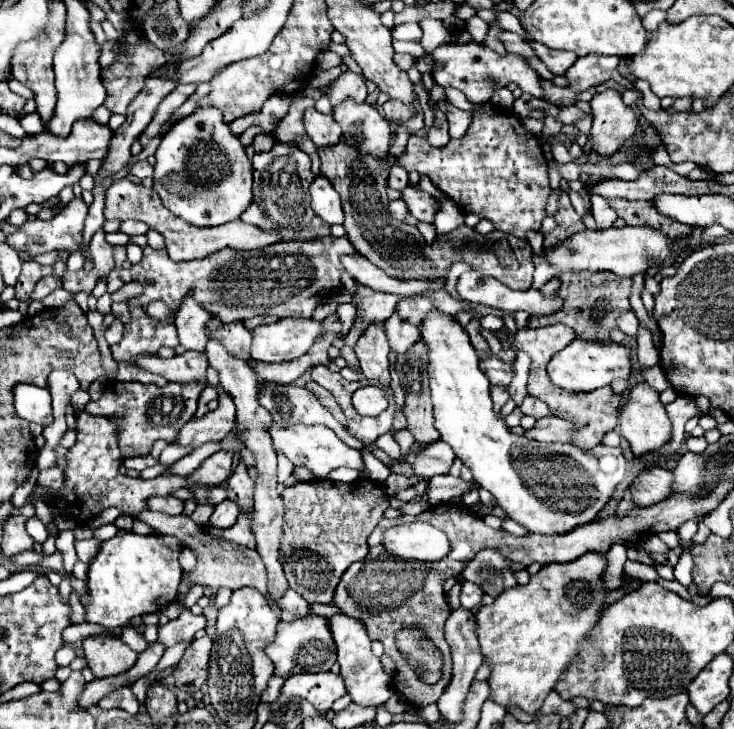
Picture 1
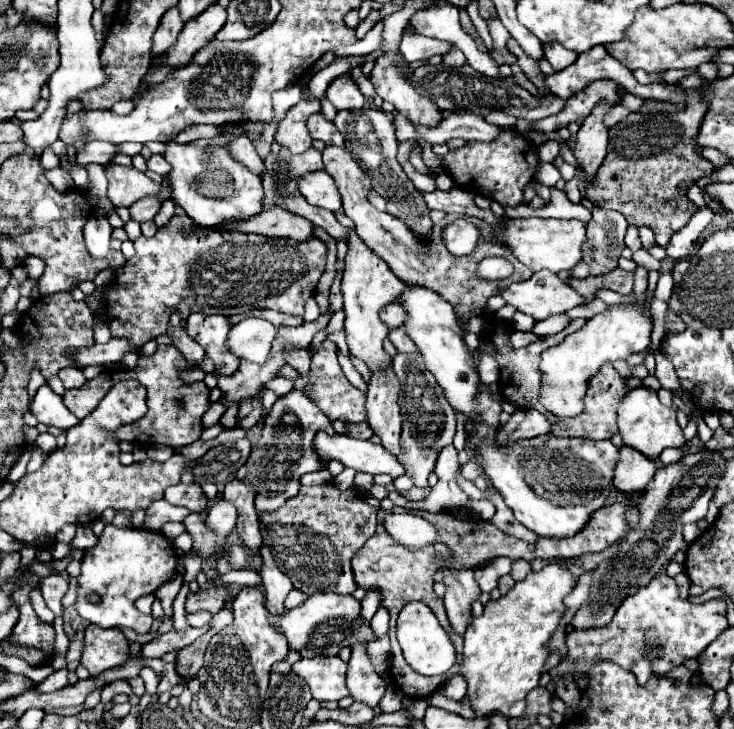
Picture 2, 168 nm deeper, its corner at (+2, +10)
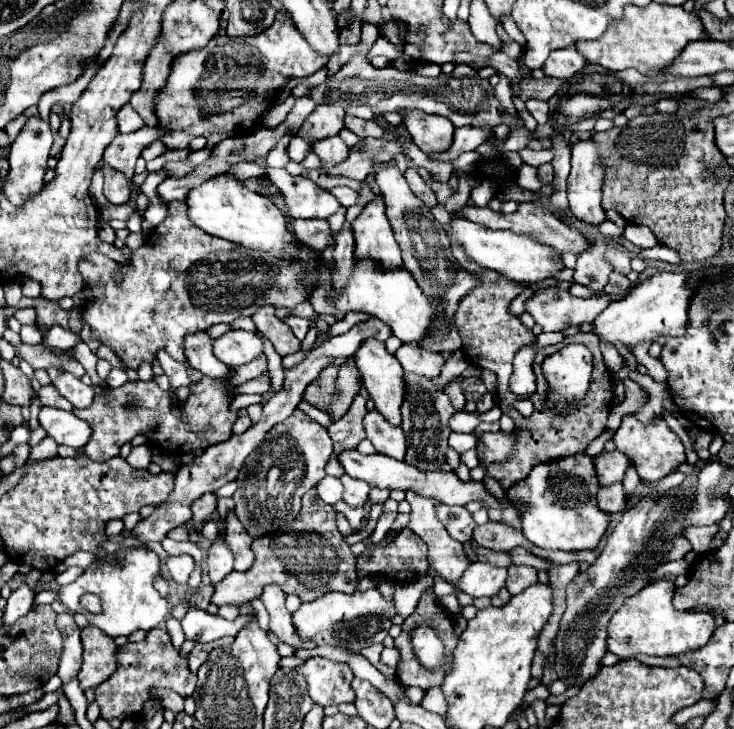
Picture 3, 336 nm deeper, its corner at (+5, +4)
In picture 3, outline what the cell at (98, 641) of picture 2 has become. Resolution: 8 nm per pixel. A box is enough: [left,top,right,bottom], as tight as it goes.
[77,626,117,690]

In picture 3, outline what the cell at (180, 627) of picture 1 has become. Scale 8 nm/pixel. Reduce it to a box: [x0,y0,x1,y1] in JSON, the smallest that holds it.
[211,488,357,606]

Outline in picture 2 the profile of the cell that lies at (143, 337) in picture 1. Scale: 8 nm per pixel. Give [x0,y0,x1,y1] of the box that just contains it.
[104,206,326,348]

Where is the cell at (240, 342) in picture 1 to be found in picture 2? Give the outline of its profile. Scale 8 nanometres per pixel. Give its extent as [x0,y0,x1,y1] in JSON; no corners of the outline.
[186,314,238,376]

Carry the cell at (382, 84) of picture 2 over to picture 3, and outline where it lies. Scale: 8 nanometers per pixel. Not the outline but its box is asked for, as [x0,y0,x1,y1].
[397,108,455,152]

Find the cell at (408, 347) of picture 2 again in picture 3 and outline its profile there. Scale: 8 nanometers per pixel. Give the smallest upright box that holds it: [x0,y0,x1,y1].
[395,344,445,378]

